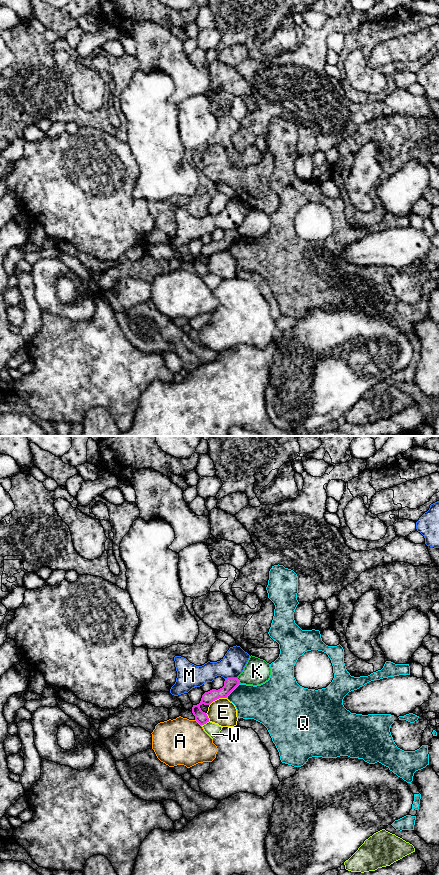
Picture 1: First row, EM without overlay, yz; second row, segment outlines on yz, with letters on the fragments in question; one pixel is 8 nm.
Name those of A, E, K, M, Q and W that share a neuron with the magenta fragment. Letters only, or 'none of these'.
none of these

